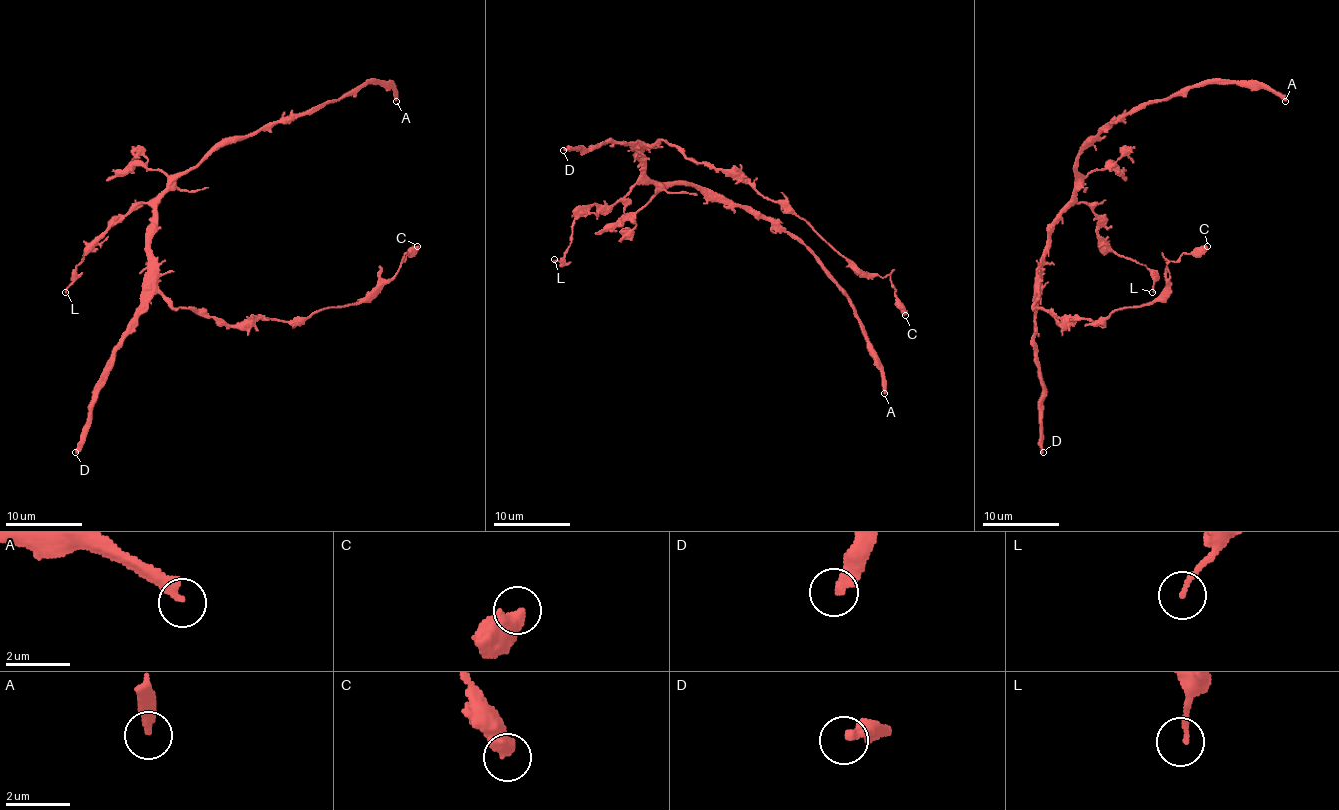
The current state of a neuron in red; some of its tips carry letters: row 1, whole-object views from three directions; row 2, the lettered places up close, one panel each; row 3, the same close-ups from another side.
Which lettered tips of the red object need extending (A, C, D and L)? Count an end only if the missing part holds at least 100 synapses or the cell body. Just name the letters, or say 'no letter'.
A

